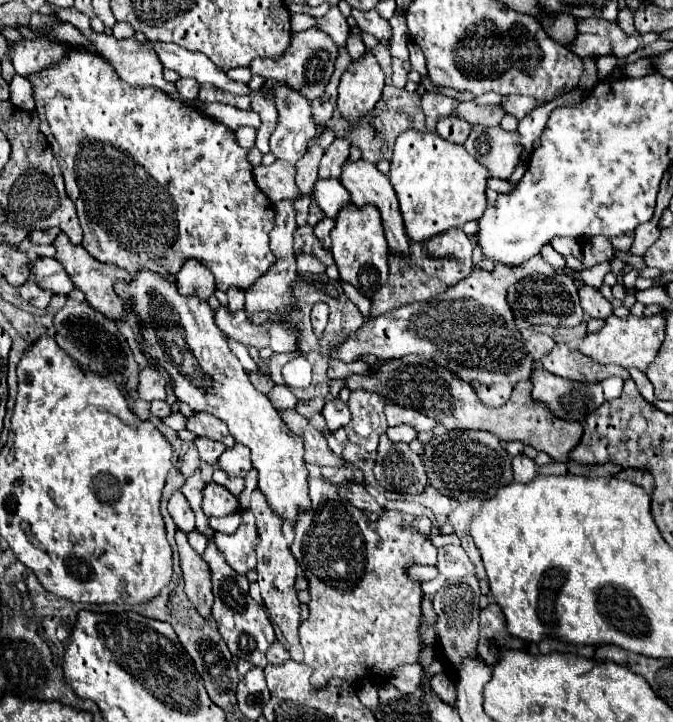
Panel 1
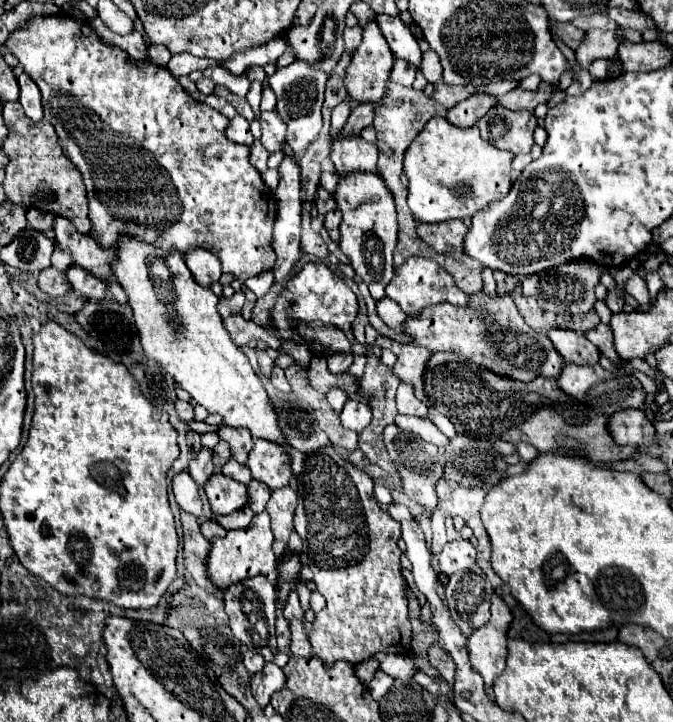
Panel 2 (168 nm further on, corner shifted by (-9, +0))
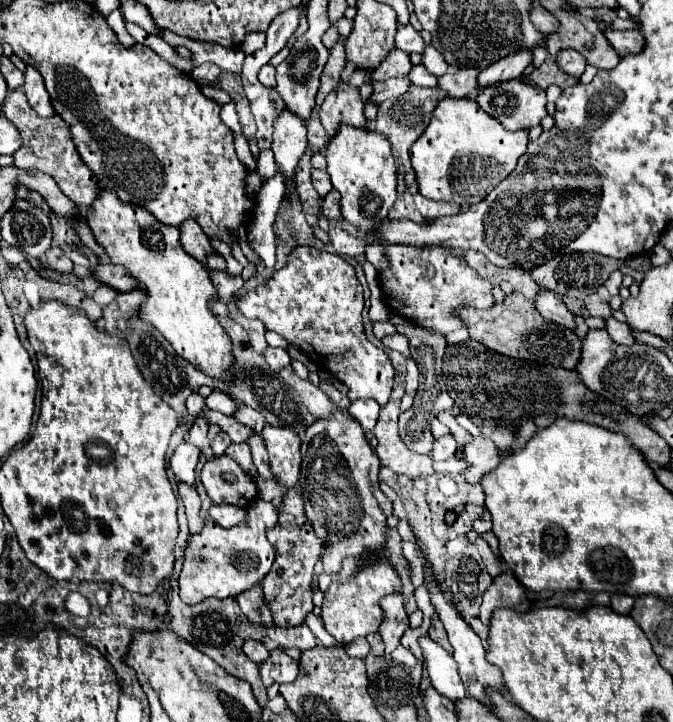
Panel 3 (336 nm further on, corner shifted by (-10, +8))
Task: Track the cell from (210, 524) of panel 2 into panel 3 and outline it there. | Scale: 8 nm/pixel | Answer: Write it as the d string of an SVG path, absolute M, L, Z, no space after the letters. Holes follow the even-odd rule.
M213 504L209 508L209 516L213 520L217 520L223 528L233 528L237 526L239 522L245 520L247 516L247 510L239 508L239 506L233 506L233 504Z

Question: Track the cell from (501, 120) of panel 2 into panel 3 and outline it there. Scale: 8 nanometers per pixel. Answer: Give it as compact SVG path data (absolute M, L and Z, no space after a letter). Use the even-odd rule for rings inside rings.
M527 76L499 82L499 86L487 86L477 92L477 104L491 116L495 116L507 130L533 128L547 116L545 90L527 86Z

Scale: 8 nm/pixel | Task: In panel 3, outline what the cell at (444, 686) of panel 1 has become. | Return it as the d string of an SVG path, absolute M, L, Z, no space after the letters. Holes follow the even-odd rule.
M437 612L431 616L431 626L429 626L429 636L439 644L439 646L443 646L447 652L453 652L453 648L451 648L451 644L449 644L449 640L447 640L447 630L445 630L445 626L443 626L443 622L439 620L439 616L437 616Z

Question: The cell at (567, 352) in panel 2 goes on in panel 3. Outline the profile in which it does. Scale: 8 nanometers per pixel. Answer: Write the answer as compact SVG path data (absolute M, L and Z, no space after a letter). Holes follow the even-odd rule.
M541 288L535 298L535 308L541 312L541 316L545 320L551 320L555 324L563 324L565 328L571 328L571 330L575 328L575 316L567 310L563 300L555 292Z

